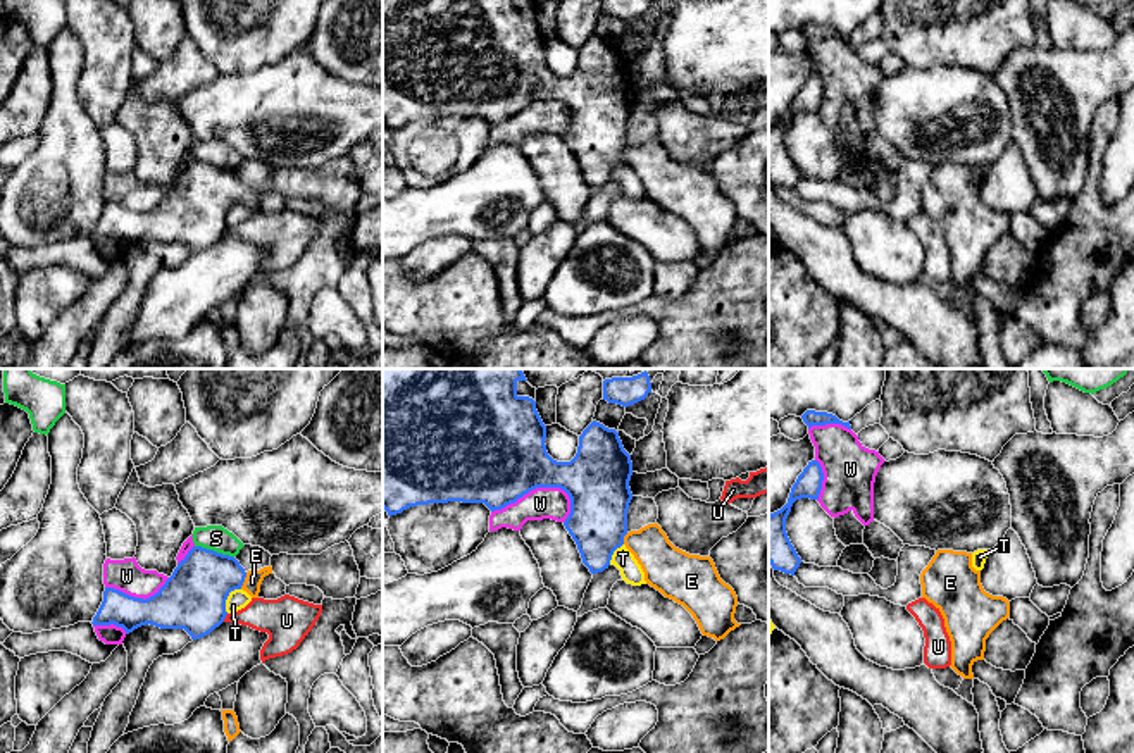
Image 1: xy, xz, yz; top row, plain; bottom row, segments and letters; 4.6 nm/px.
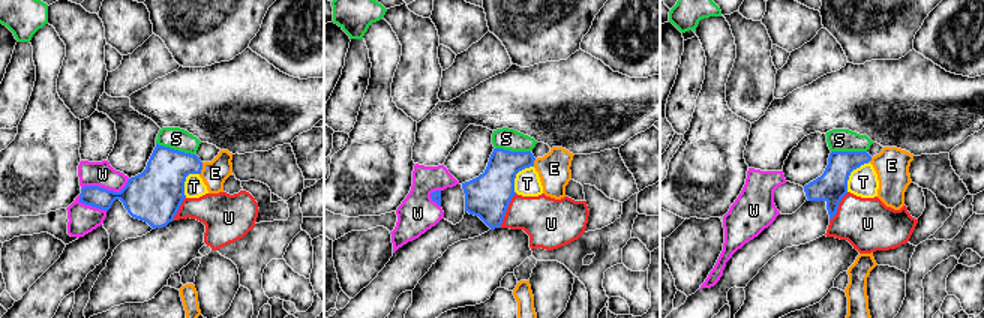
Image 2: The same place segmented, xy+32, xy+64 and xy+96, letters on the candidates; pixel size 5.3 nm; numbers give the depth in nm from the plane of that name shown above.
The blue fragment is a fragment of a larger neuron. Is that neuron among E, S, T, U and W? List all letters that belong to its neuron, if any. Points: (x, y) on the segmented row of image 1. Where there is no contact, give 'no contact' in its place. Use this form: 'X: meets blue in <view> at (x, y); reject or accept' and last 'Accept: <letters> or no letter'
E: meets blue in xy at (243, 581); accept
S: meets blue in xy at (212, 550); reject
T: meets blue in xy at (226, 598); reject
U: meets blue in xy at (224, 617); reject
W: meets blue in xz at (531, 490); reject
Accept: E

